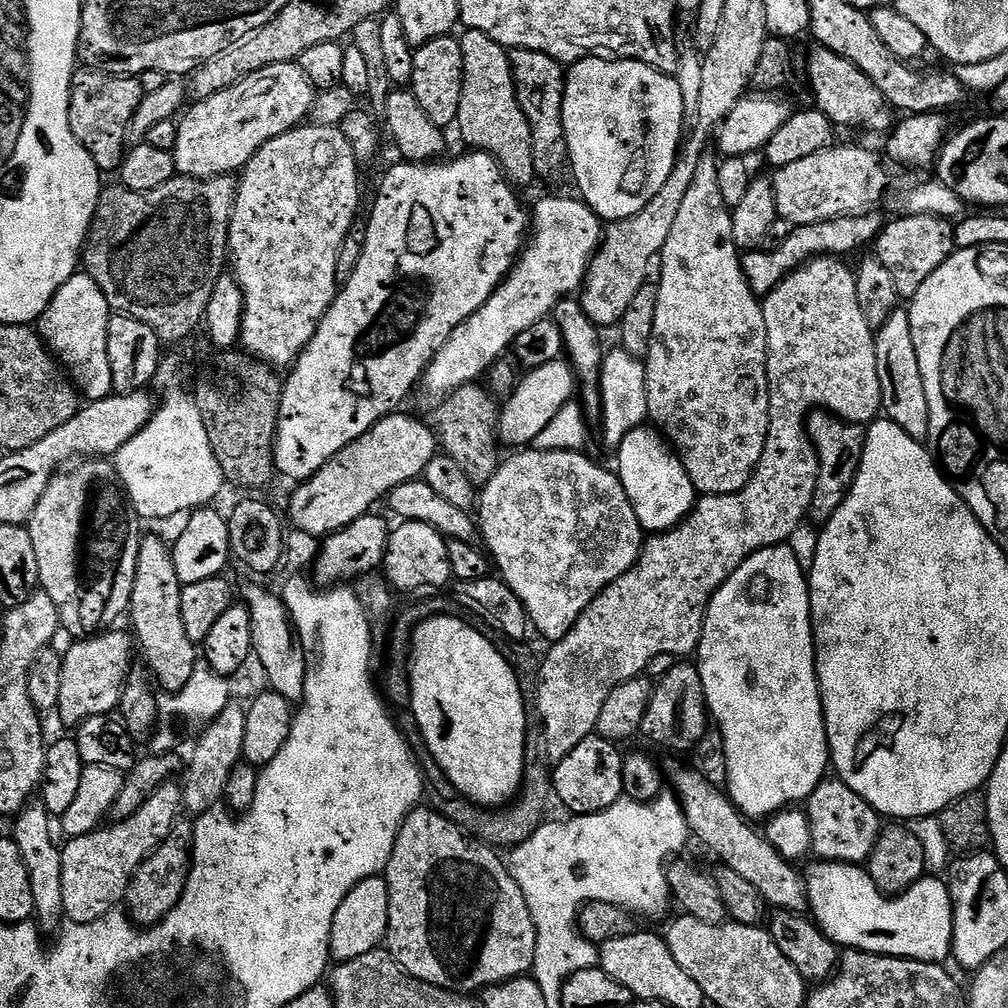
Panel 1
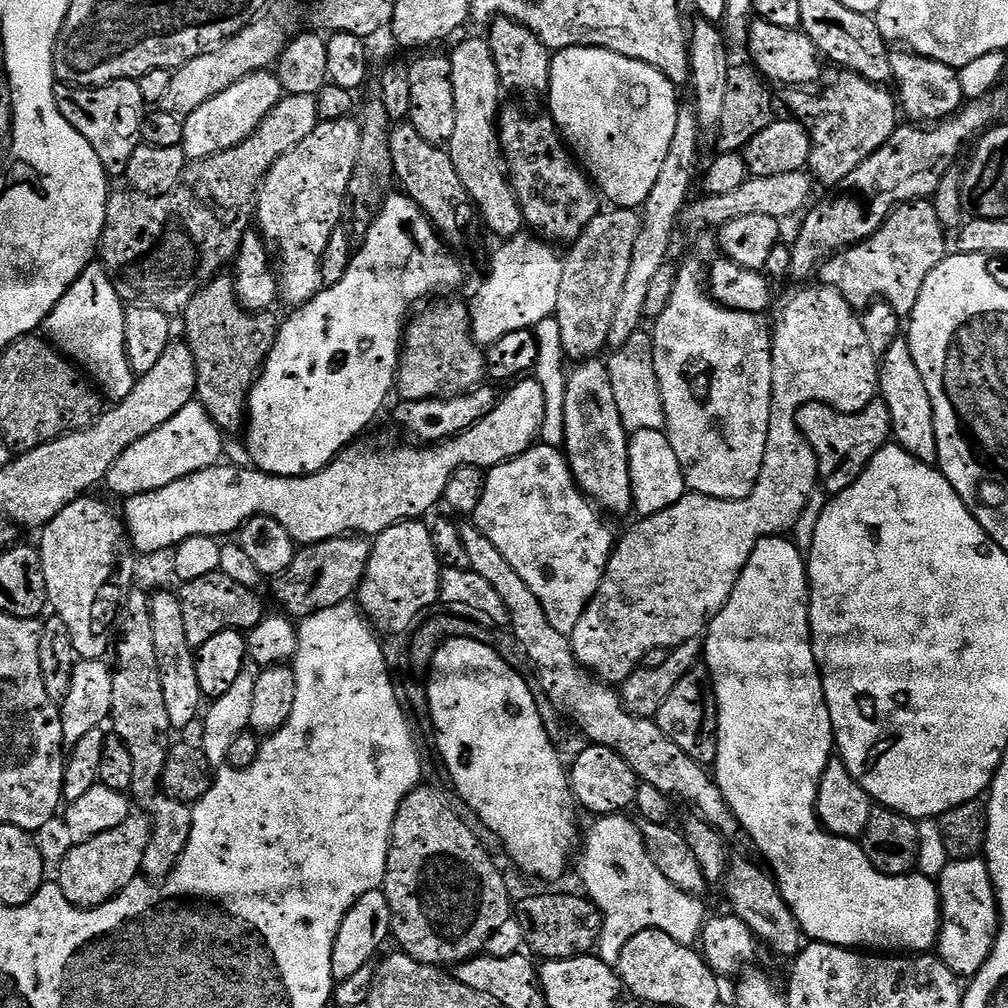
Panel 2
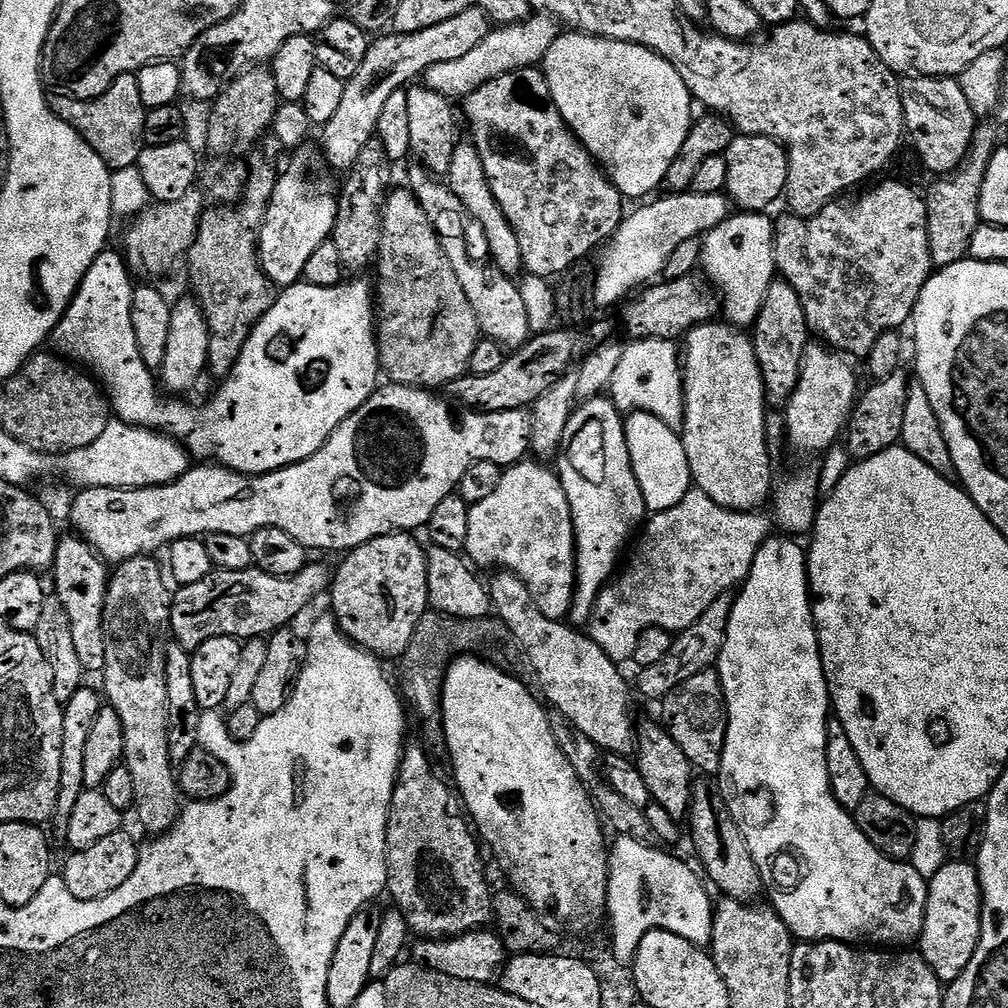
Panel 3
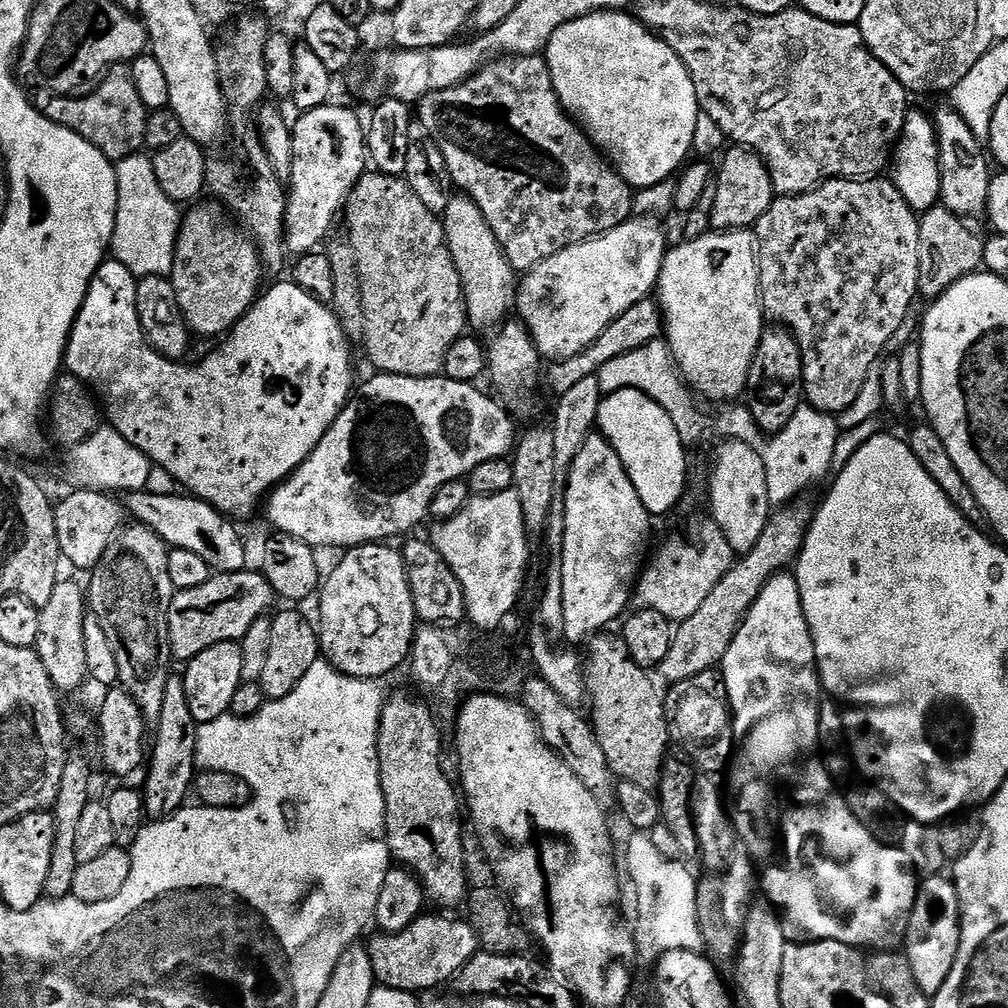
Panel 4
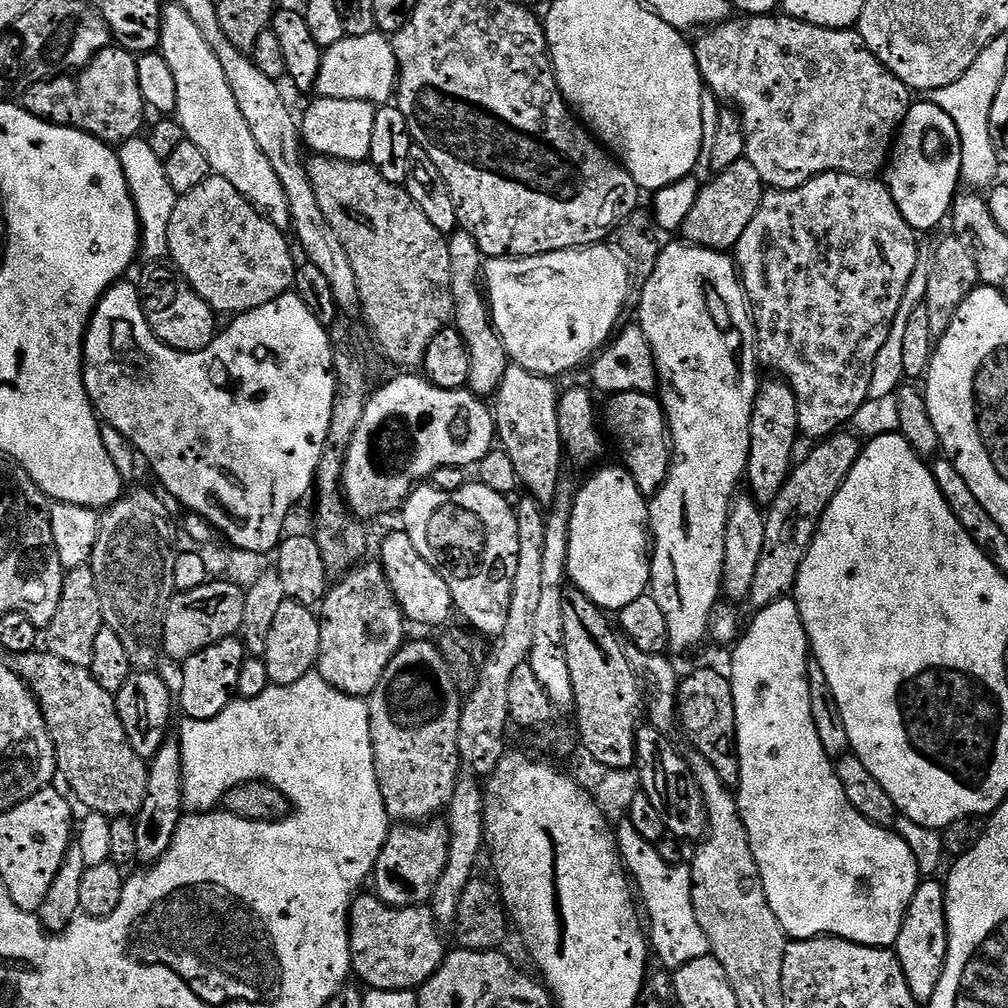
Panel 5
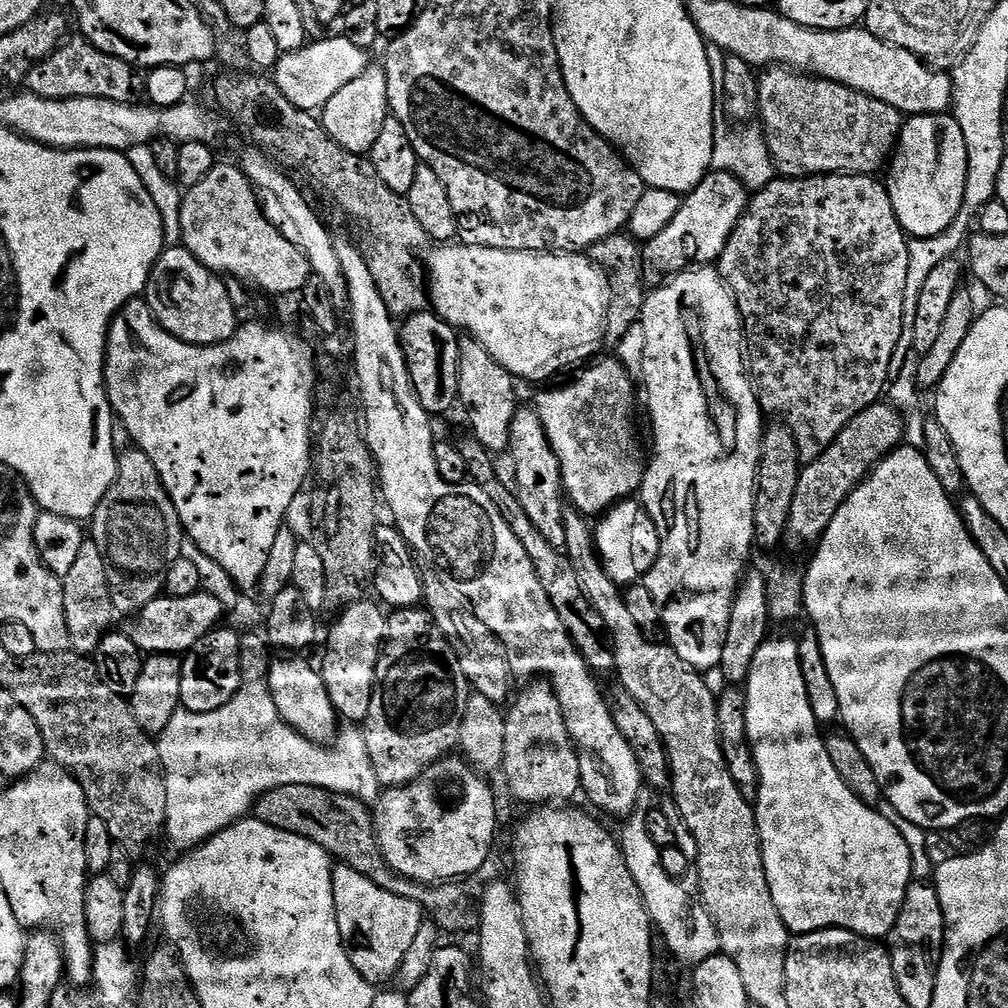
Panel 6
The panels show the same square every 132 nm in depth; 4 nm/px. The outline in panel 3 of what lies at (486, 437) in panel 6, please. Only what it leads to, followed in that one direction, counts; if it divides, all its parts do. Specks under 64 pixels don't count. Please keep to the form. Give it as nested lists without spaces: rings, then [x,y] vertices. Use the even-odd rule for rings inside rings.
[[[457,143],[446,183],[448,189],[458,196],[462,206],[474,218],[474,222],[478,222],[478,226],[486,230],[486,242],[490,242],[490,254],[498,270],[502,270],[502,274],[507,276],[519,277],[524,272],[524,263],[522,262],[522,249],[518,246],[518,234],[514,234],[506,214],[502,214],[502,206],[498,206],[498,198],[494,198],[494,190],[490,190],[490,182],[486,178],[482,158],[478,158],[475,144]]]

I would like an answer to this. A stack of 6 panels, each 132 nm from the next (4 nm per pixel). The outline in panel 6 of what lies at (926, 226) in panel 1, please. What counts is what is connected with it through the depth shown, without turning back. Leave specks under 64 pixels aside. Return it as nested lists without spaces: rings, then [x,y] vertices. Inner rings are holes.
[[[829,174],[826,176],[801,176],[799,178],[777,178],[771,180],[767,186],[759,189],[749,199],[748,209],[744,211],[744,217],[738,222],[738,226],[734,226],[734,230],[730,234],[730,238],[726,242],[726,250],[722,250],[718,261],[718,271],[725,286],[732,291],[732,296],[736,300],[736,305],[740,311],[740,320],[744,324],[744,343],[746,345],[746,360],[748,366],[748,374],[752,382],[753,388],[756,390],[756,398],[760,402],[761,413],[765,417],[775,418],[796,435],[798,442],[798,454],[804,464],[814,462],[822,453],[830,446],[830,442],[834,442],[834,438],[838,438],[838,434],[842,434],[842,430],[850,422],[850,418],[854,418],[858,414],[862,414],[862,410],[866,410],[872,404],[877,403],[885,395],[886,385],[889,383],[890,375],[888,371],[892,368],[892,359],[896,356],[896,347],[900,344],[900,339],[905,339],[906,325],[904,323],[904,307],[906,306],[906,273],[910,271],[910,254],[908,253],[909,237],[906,235],[904,228],[898,222],[898,218],[894,214],[894,206],[890,202],[890,194],[887,187],[883,183],[876,181],[877,177],[872,174],[862,176],[853,176],[851,174]]]

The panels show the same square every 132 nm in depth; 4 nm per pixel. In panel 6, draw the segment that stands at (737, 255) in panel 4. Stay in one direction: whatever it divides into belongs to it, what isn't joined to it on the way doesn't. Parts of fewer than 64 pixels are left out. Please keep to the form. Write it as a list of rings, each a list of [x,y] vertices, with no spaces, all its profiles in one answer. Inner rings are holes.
[[[715,267],[689,268],[661,288],[651,289],[644,297],[640,323],[646,330],[642,392],[648,395],[652,452],[650,448],[638,500],[661,536],[660,553],[642,583],[662,606],[660,619],[666,636],[668,632],[667,643],[682,662],[708,674],[711,668],[719,669],[736,590],[754,553],[756,471],[766,424],[748,374],[740,311]]]

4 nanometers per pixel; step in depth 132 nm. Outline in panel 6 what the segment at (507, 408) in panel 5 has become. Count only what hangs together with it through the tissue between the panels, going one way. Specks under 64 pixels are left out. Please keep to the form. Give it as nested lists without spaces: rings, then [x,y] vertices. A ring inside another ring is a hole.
[[[517,407],[514,420],[510,422],[508,453],[514,458],[518,474],[516,497],[526,509],[530,523],[546,538],[546,542],[550,542],[550,546],[563,550],[566,546],[566,493],[560,477],[560,463],[550,446],[550,438],[546,438],[542,418],[538,418],[535,407]]]

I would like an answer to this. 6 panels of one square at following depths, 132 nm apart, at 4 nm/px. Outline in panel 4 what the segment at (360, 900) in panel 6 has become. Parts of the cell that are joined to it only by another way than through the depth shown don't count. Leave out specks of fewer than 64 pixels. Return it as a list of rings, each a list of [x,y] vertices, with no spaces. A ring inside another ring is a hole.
[[[422,914],[419,916],[414,923],[406,926],[406,930],[376,934],[372,941],[367,941],[366,947],[370,954],[370,962],[376,975],[377,985],[413,994],[428,991],[428,993],[431,993],[436,990],[431,990],[431,988],[436,988],[439,984],[446,983],[447,980],[448,983],[455,981],[457,974],[462,970],[462,966],[466,966],[466,962],[470,962],[470,958],[476,956],[480,943],[467,919],[451,920],[448,916],[428,915]]]

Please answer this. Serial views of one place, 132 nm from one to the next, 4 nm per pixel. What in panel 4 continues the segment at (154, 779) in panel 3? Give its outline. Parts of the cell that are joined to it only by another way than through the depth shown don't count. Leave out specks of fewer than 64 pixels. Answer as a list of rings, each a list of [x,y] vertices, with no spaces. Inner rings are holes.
[[[139,522],[129,523],[110,542],[106,554],[102,554],[95,568],[91,569],[92,581],[87,581],[86,584],[91,615],[95,623],[106,630],[106,638],[110,638],[110,647],[118,661],[119,687],[126,689],[134,702],[138,702],[144,719],[148,722],[155,722],[158,714],[162,714],[162,697],[166,695],[166,682],[170,675],[168,667],[174,664],[172,647],[168,645],[168,611],[177,590],[174,582],[170,582],[169,551],[167,542],[154,530]]]

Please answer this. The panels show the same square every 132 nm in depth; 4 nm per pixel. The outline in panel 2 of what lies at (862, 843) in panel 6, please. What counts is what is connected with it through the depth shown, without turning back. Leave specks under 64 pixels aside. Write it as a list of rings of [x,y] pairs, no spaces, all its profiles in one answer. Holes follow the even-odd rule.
[[[783,535],[765,536],[762,543],[754,550],[754,554],[750,554],[750,562],[742,570],[726,606],[713,618],[712,623],[706,629],[706,635],[702,640],[702,660],[707,667],[708,675],[712,677],[712,690],[716,694],[716,709],[718,710],[718,730],[716,731],[718,754],[714,765],[714,779],[722,790],[722,798],[726,798],[730,810],[736,816],[736,821],[740,823],[743,835],[745,837],[748,835],[752,839],[753,846],[764,855],[763,863],[767,865],[776,883],[780,885],[782,898],[786,898],[786,902],[791,906],[805,937],[812,942],[833,944],[839,948],[853,950],[875,950],[880,954],[931,953],[940,938],[940,893],[937,885],[929,877],[919,874],[906,876],[882,874],[873,866],[870,858],[866,858],[863,848],[856,840],[847,840],[844,836],[835,836],[834,833],[827,832],[816,817],[818,786],[822,778],[822,770],[826,770],[826,762],[833,755],[834,741],[830,710],[826,706],[822,678],[820,671],[816,669],[812,649],[812,631],[808,621],[806,556],[792,543],[791,539],[785,538]]]

